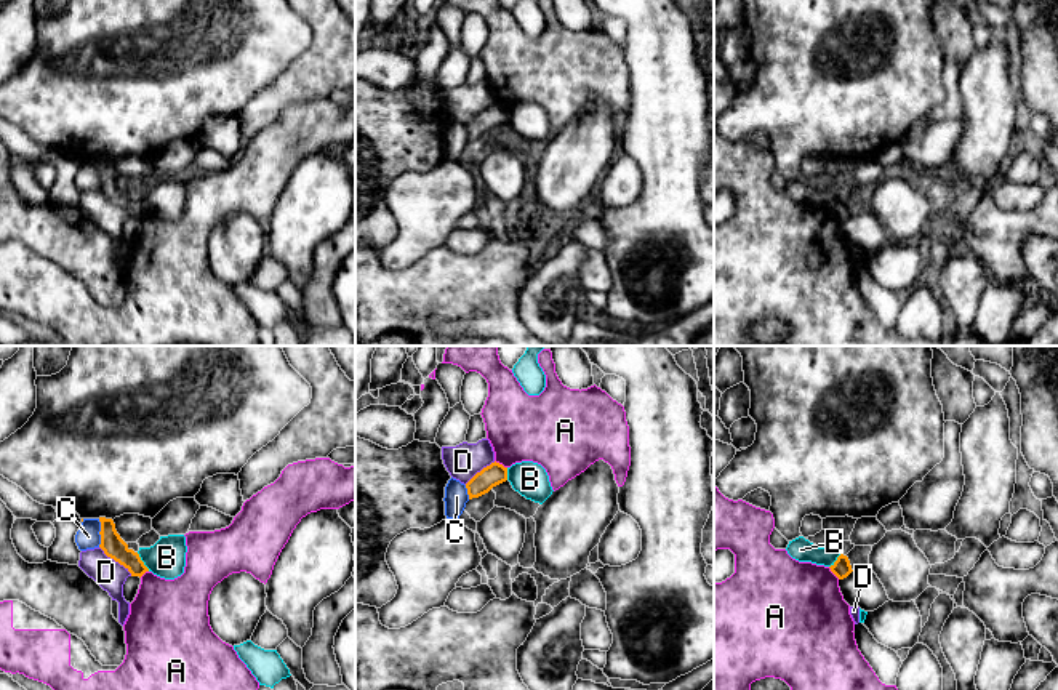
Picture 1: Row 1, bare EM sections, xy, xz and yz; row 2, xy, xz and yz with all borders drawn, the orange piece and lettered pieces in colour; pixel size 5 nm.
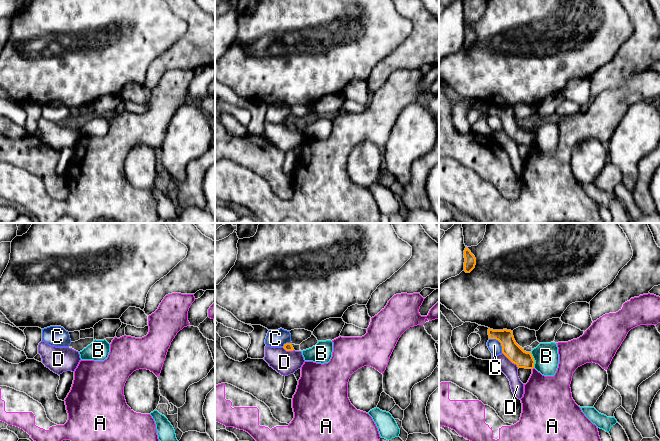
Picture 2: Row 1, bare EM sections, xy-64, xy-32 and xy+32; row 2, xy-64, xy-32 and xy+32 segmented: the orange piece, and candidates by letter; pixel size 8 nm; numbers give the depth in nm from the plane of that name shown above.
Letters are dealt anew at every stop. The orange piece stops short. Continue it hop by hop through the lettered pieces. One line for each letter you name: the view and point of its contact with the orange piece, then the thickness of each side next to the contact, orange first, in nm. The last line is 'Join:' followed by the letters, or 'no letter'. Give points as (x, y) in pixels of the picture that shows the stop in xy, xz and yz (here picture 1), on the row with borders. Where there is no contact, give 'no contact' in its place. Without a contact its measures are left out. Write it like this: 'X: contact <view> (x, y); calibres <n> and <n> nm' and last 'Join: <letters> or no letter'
Join: no letter

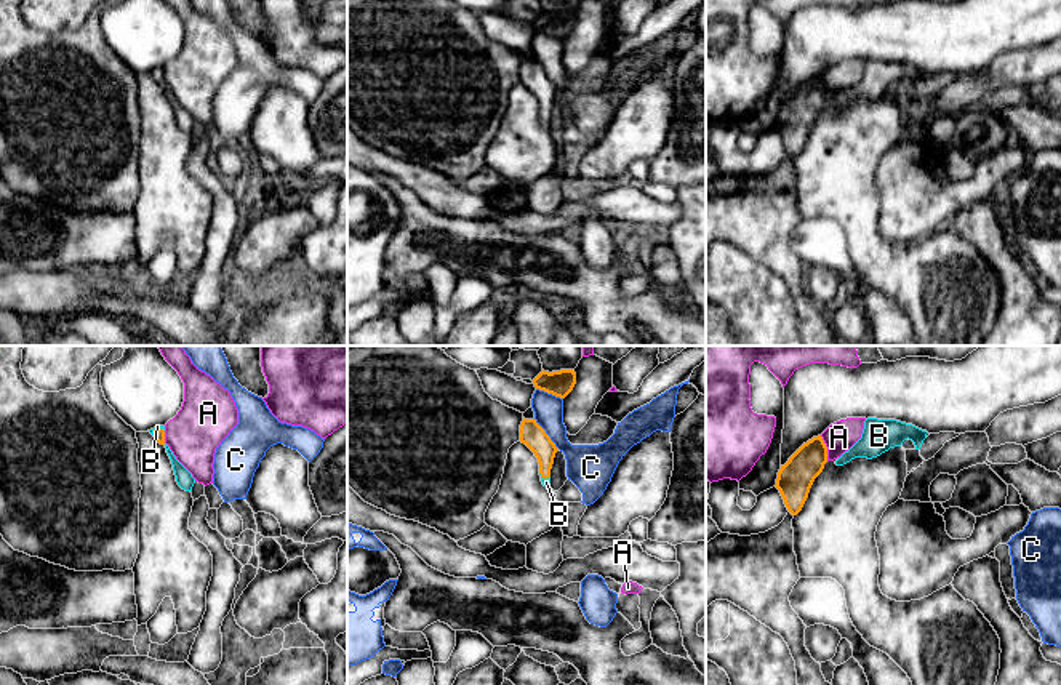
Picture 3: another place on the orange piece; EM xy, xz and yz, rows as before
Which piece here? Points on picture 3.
B: contact xy (156, 428); calibres 60 and 20 nm
Join: B

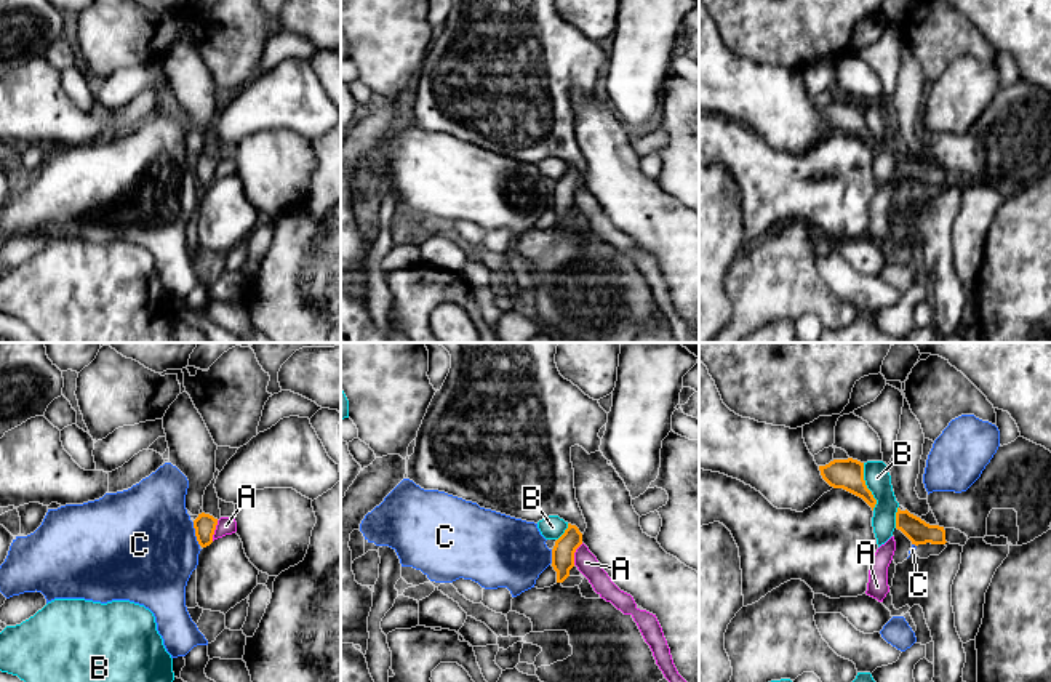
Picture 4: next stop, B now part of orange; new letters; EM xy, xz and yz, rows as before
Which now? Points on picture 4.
Join: no letter

